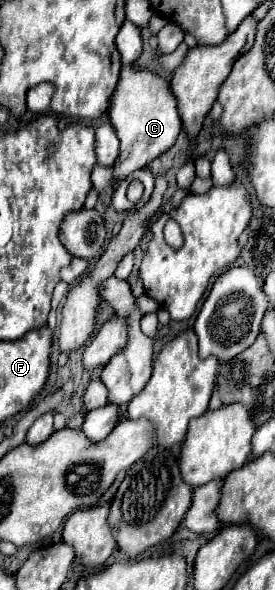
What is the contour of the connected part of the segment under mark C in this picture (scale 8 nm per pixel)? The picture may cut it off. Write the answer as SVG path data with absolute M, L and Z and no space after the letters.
M136 66L120 68L120 80L114 94L110 96L108 118L120 140L120 154L112 166L116 180L122 180L132 172L142 170L150 160L166 152L174 144L182 128L176 98L170 92L168 82L158 74Z

